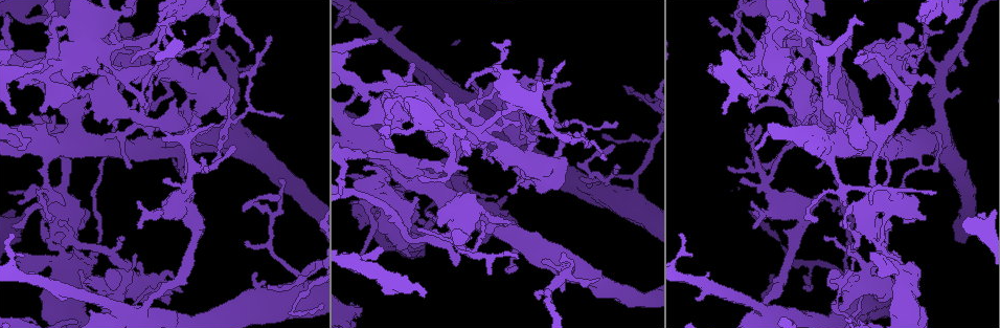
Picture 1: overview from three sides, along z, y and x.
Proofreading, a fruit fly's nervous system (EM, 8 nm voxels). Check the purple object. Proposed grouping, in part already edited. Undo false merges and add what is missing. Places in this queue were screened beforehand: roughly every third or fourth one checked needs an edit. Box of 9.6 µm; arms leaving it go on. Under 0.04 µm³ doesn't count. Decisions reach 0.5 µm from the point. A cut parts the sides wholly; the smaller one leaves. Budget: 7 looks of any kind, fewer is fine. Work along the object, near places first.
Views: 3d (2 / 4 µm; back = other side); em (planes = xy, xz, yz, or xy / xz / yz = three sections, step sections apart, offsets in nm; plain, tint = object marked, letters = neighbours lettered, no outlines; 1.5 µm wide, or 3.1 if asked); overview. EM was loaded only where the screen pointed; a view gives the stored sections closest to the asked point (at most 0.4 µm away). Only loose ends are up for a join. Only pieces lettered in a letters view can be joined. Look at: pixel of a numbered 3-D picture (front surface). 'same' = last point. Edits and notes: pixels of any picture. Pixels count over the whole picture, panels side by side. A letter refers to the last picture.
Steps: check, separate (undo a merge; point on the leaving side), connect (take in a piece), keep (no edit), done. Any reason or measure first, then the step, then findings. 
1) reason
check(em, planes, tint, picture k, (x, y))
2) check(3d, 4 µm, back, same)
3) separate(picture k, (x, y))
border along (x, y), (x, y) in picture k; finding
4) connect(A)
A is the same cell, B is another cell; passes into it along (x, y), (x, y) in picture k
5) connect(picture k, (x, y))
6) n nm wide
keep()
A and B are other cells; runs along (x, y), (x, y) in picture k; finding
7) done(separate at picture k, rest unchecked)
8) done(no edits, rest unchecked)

tapers out
check(3d, 2 µm, picture 1, (270, 35))

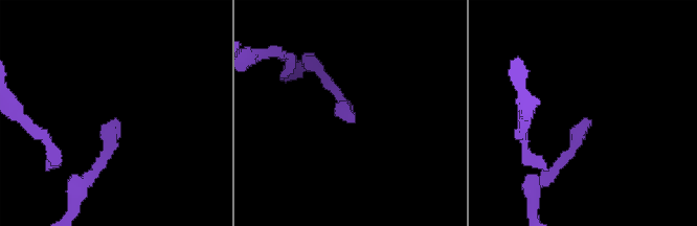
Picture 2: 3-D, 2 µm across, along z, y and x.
check(em, xy, step 8, letters, picture 2, (354, 120))

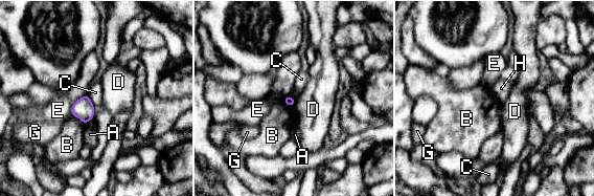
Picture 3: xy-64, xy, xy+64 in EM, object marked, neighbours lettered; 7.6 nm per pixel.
cut it another way
check(em, planes, letters, same)

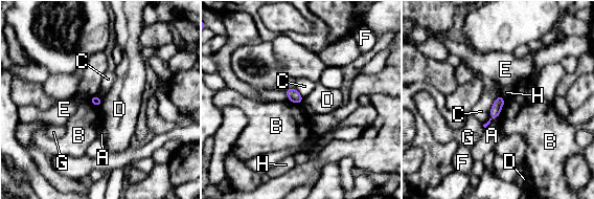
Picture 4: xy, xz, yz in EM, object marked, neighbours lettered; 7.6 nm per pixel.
C touches over 260 nm
keep()
A, B, C, D, E, F, G and H are other cells; no lettered piece goes on from it

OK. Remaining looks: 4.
free end
check(em, yz, step 8, letters, picture 1, (511, 223))

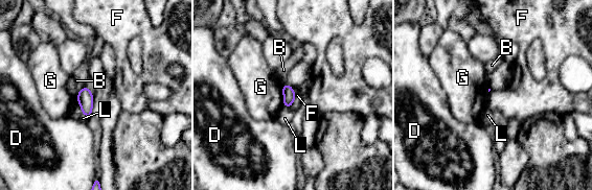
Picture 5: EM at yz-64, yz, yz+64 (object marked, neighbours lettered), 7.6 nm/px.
check(em, planes, letters, same)

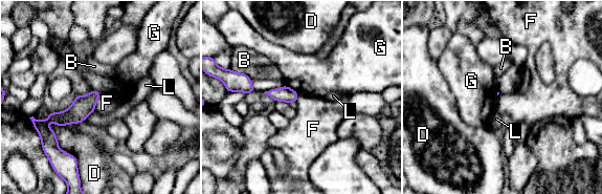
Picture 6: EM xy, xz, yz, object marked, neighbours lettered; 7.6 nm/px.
keep()
B, D, F, G and L are other cells; border along (102, 93), (94, 110) in picture 6; none of them fits

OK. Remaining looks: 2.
done(no edits, rest unchecked)

